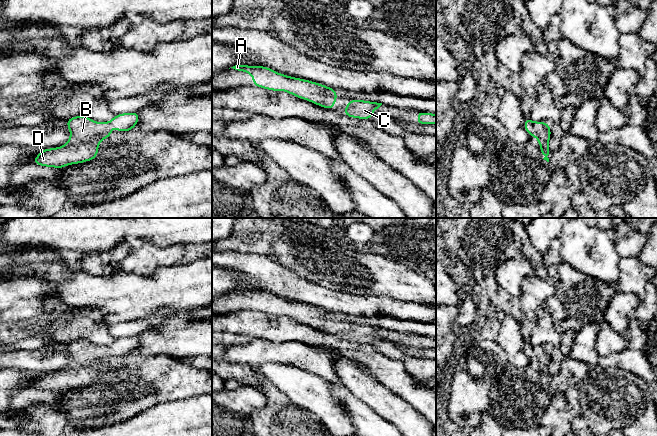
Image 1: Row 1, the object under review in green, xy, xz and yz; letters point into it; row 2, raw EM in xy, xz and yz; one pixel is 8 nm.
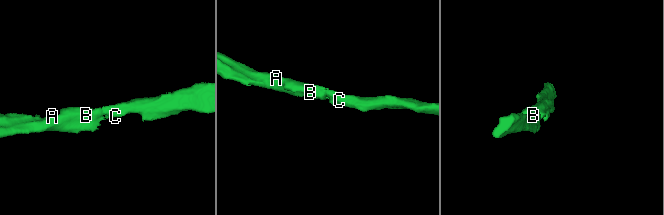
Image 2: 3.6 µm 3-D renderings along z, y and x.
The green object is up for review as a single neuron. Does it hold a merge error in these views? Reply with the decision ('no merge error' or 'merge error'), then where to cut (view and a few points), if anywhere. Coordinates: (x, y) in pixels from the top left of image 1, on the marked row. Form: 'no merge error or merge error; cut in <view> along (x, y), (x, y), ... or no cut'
no merge error; no cut

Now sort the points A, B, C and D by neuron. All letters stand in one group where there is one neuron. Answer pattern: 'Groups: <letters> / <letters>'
Groups: A B C D

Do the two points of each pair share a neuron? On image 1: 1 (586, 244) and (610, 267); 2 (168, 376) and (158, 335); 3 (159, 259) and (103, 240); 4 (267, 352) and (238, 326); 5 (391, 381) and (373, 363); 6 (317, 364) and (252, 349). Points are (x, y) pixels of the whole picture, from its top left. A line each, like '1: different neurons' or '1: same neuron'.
1: same neuron
2: different neurons
3: different neurons
4: different neurons
5: same neuron
6: same neuron

